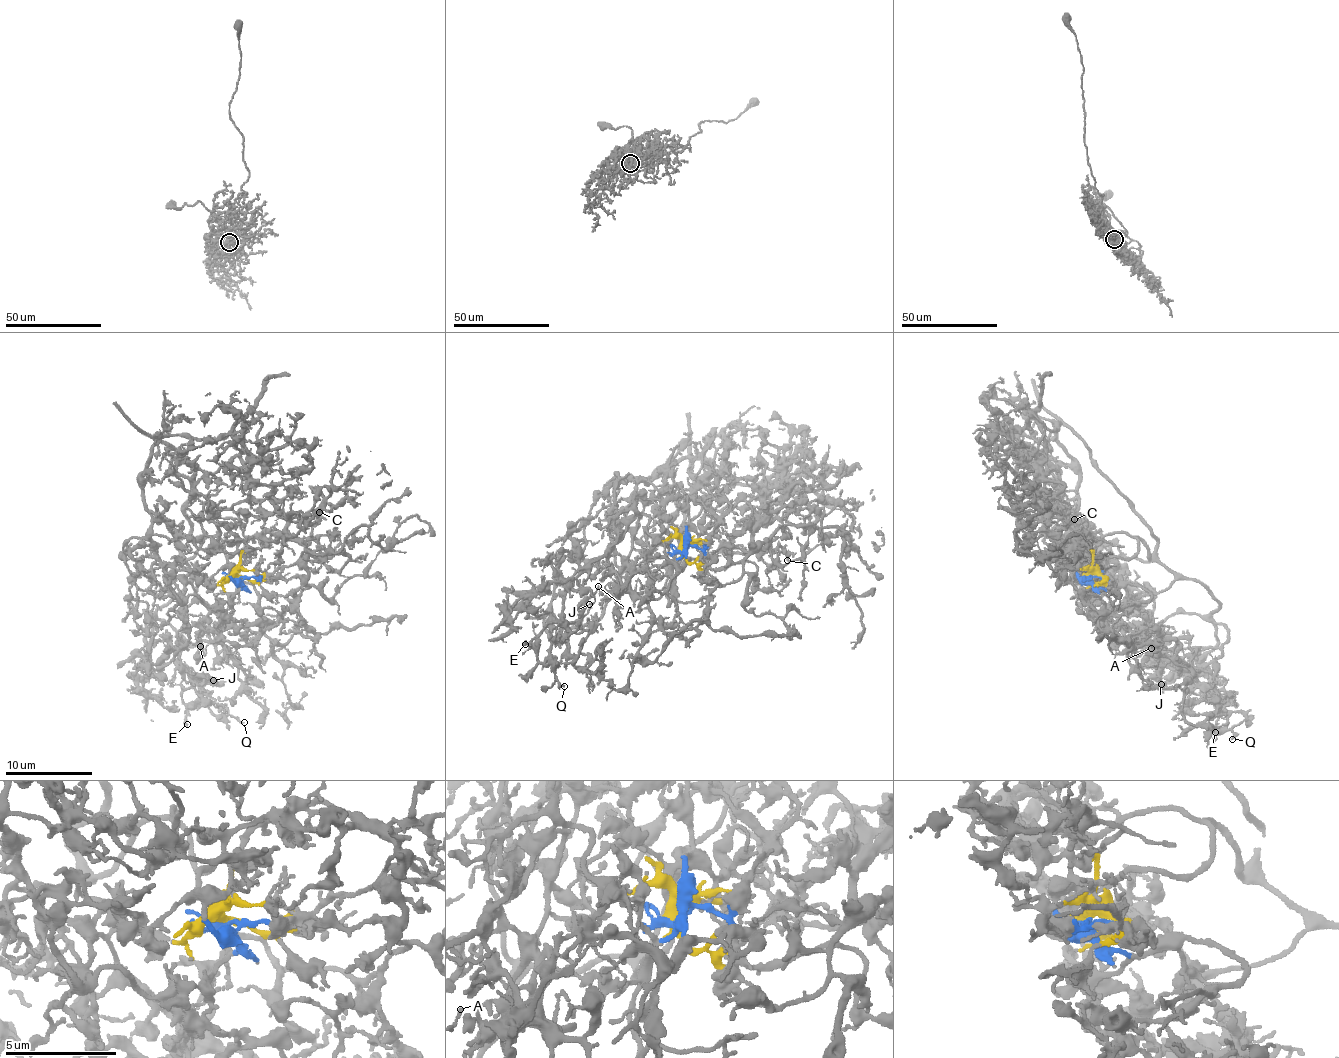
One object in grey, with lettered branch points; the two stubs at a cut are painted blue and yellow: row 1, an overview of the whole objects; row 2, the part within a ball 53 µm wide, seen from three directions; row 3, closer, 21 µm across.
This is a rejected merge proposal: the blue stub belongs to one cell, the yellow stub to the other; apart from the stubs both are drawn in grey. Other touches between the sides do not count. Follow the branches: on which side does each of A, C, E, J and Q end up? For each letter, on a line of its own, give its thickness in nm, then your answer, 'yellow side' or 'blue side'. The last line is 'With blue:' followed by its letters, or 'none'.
A: 100 nm thick; blue side
C: 170 nm thick; yellow side
E: 220 nm thick; blue side
J: 120 nm thick; blue side
Q: 180 nm thick; blue side
With blue: A, E, J, Q

